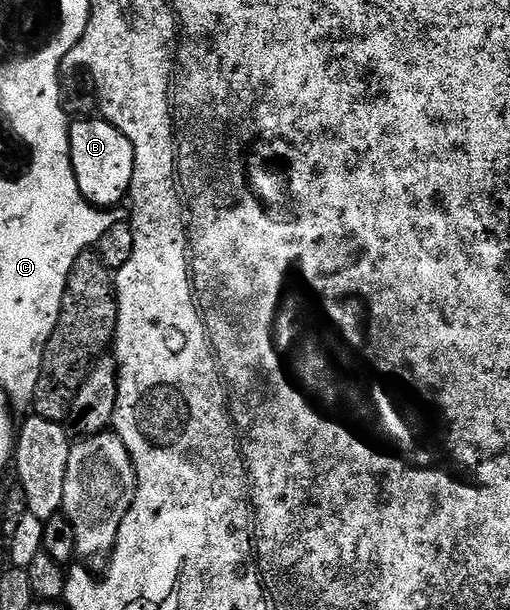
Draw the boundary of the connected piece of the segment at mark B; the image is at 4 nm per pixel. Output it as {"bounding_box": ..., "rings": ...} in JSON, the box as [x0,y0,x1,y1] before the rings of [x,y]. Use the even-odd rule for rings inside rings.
{"bounding_box":[69,117,133,208],"rings":[[[102,117],[75,119],[70,124],[69,134],[71,137],[71,164],[81,193],[97,208],[118,208],[119,202],[122,199],[124,202],[128,198],[133,181],[133,145],[129,145],[129,137],[125,137],[125,133],[118,131],[112,123]]]}

